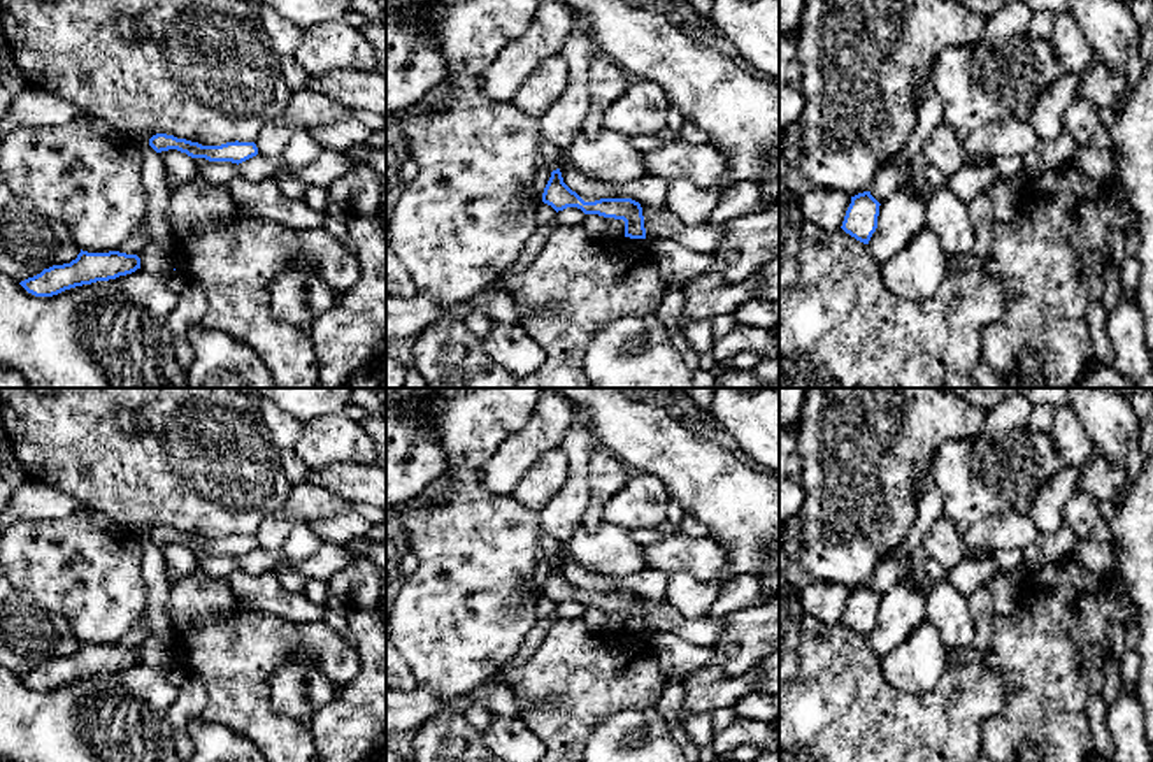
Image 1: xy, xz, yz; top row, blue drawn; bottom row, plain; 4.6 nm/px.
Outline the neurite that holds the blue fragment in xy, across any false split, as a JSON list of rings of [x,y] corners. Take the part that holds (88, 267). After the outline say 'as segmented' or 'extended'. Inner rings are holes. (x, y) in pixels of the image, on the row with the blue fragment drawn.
[[[81,249],[70,263],[44,269],[19,284],[35,297],[53,297],[75,286],[116,279],[137,269],[140,269],[137,255],[119,251],[88,253]]] | as segmented

